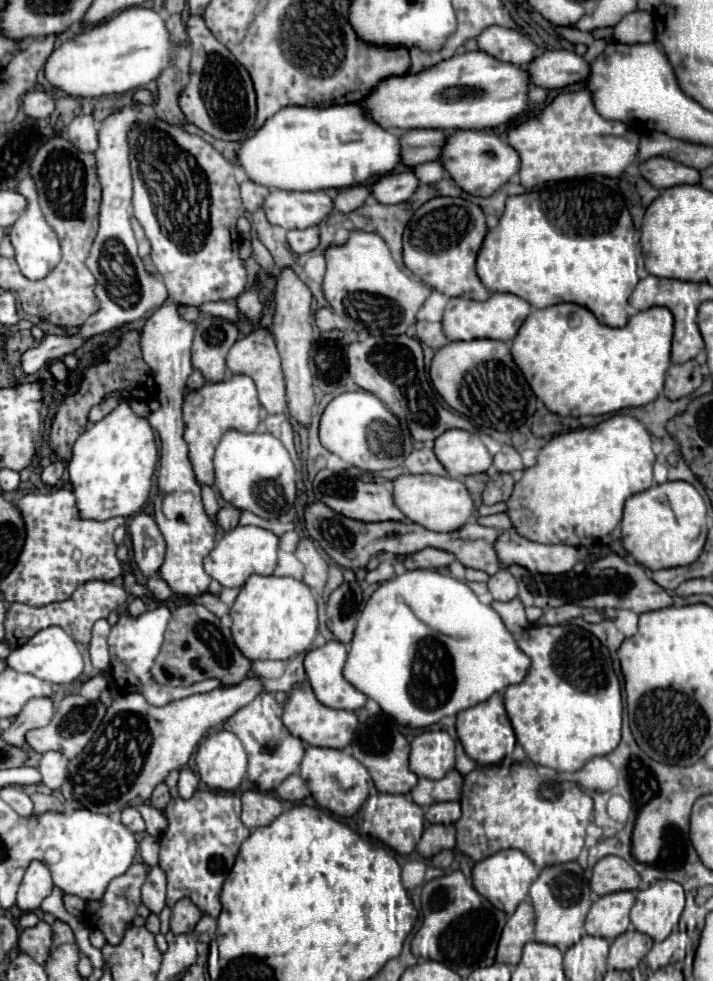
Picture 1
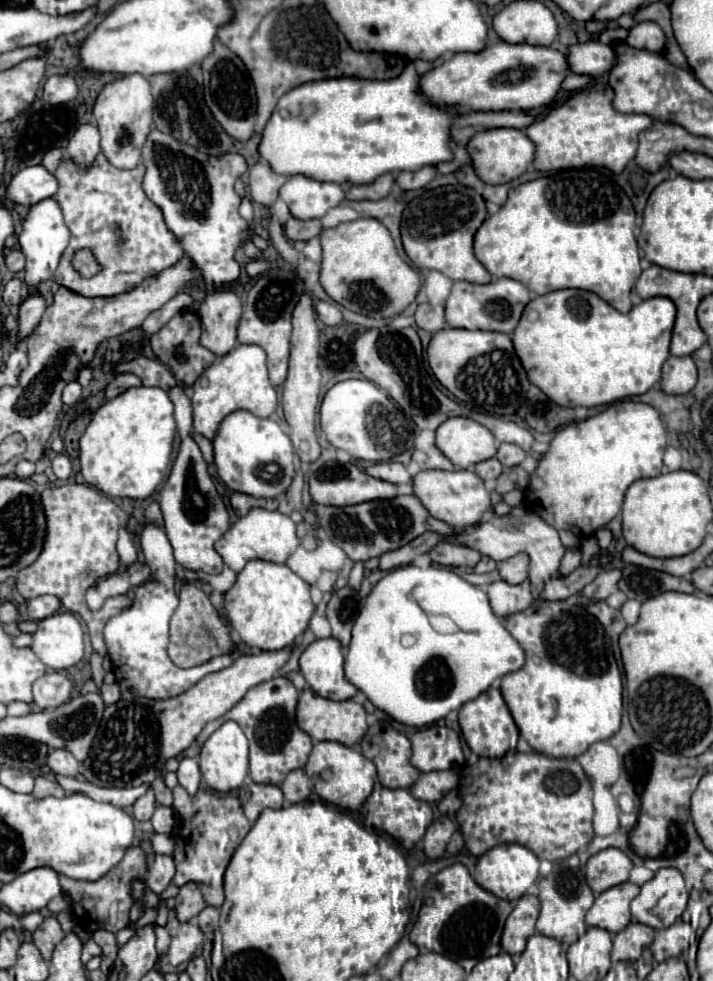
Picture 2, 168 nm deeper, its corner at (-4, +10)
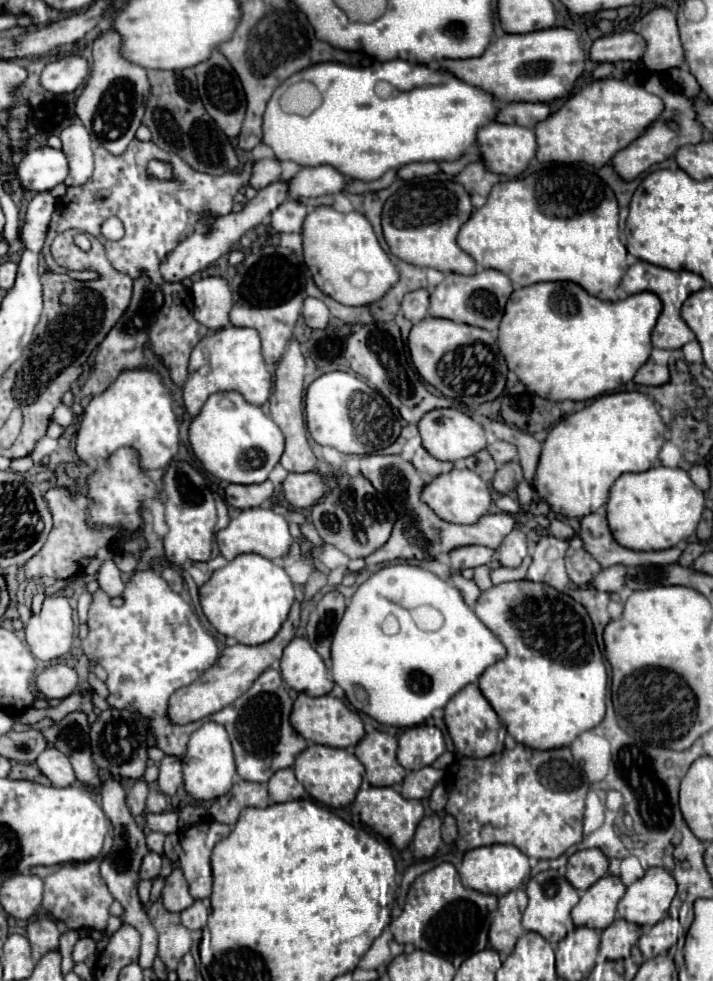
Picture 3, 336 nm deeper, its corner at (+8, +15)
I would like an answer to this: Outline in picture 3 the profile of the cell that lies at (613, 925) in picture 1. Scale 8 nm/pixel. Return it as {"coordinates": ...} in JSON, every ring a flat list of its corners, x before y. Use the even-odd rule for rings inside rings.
{"coordinates":[[606,874,596,884,592,884,572,910,572,920,576,926,588,926,594,930,604,930,614,922,618,900,624,896,626,886,618,876]]}

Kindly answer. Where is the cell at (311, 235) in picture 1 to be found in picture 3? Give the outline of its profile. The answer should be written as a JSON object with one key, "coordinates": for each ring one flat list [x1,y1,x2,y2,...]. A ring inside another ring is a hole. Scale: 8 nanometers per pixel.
{"coordinates":[[286,200,272,212,272,228,276,232,302,232,304,218,308,214,308,208,304,204,296,204,294,200]]}

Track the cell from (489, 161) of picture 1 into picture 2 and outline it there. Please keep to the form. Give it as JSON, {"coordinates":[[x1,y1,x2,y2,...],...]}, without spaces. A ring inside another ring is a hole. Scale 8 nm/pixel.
{"coordinates":[[490,129,488,133,476,133,476,137,468,141,468,153,472,157,472,165,478,177,490,185,510,183,518,179,534,161,534,151,536,151,534,143,520,129]]}

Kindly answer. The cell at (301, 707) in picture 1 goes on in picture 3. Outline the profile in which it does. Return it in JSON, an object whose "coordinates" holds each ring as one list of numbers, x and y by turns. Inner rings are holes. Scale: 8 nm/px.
{"coordinates":[[298,694,298,698,294,700,294,706,292,706,290,724,306,740,312,740,316,744,336,746,336,748,356,746,360,742,360,736,364,736,364,724,362,724,362,718,358,716,358,712,350,710,344,704,344,700,334,698,332,694,320,696,320,698,312,698,308,694]]}

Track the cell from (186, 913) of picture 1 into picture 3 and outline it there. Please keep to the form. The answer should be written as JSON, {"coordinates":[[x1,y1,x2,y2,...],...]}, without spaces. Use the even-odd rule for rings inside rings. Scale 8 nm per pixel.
{"coordinates":[[174,868,170,878,166,880,164,892,162,892,162,902,170,912,182,912,188,906,192,906,194,898,188,892,188,882,184,880,184,874,180,868]]}

